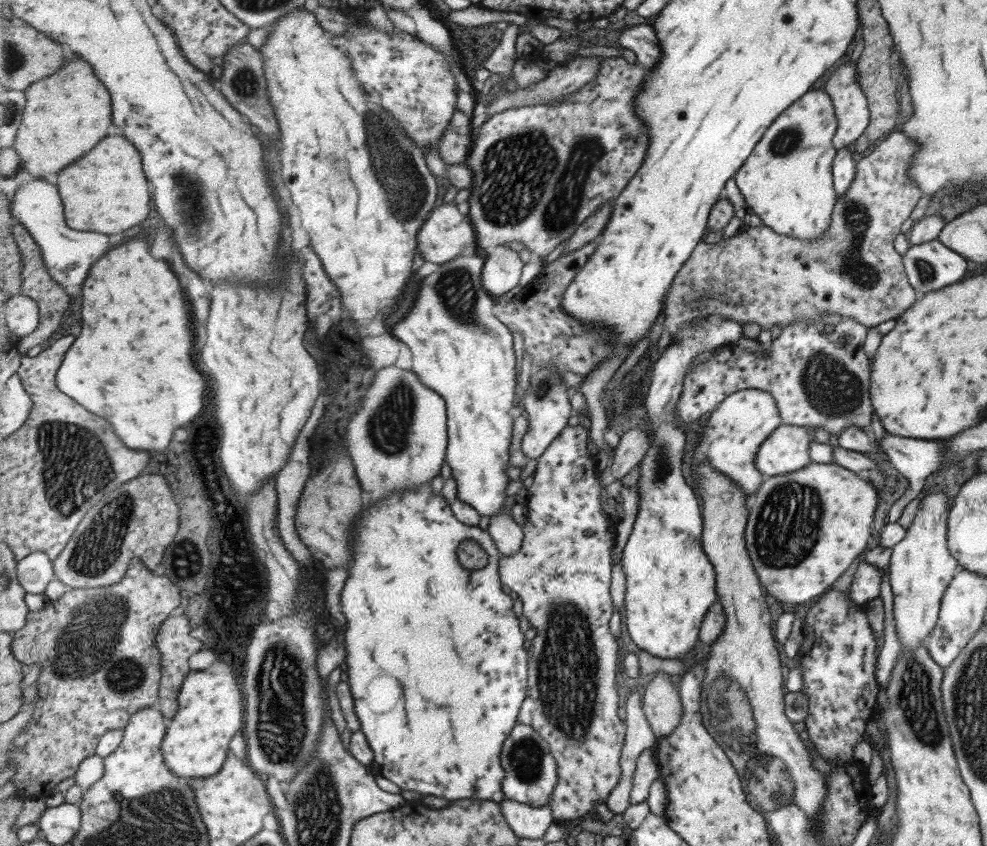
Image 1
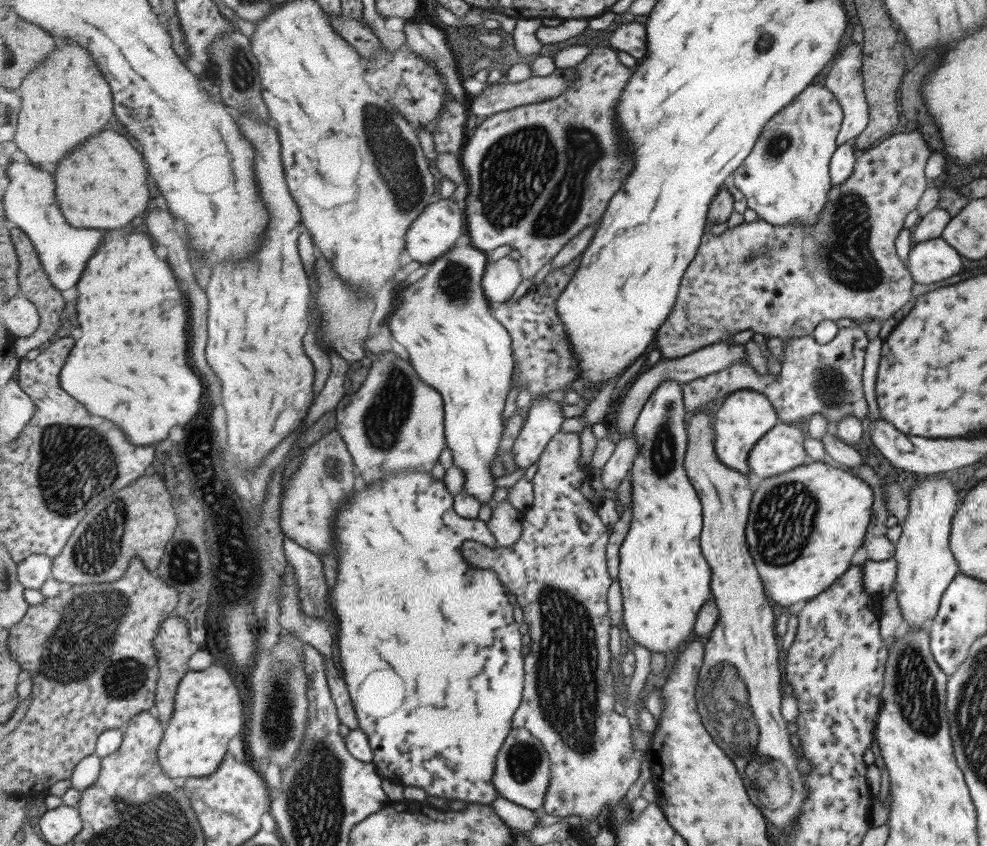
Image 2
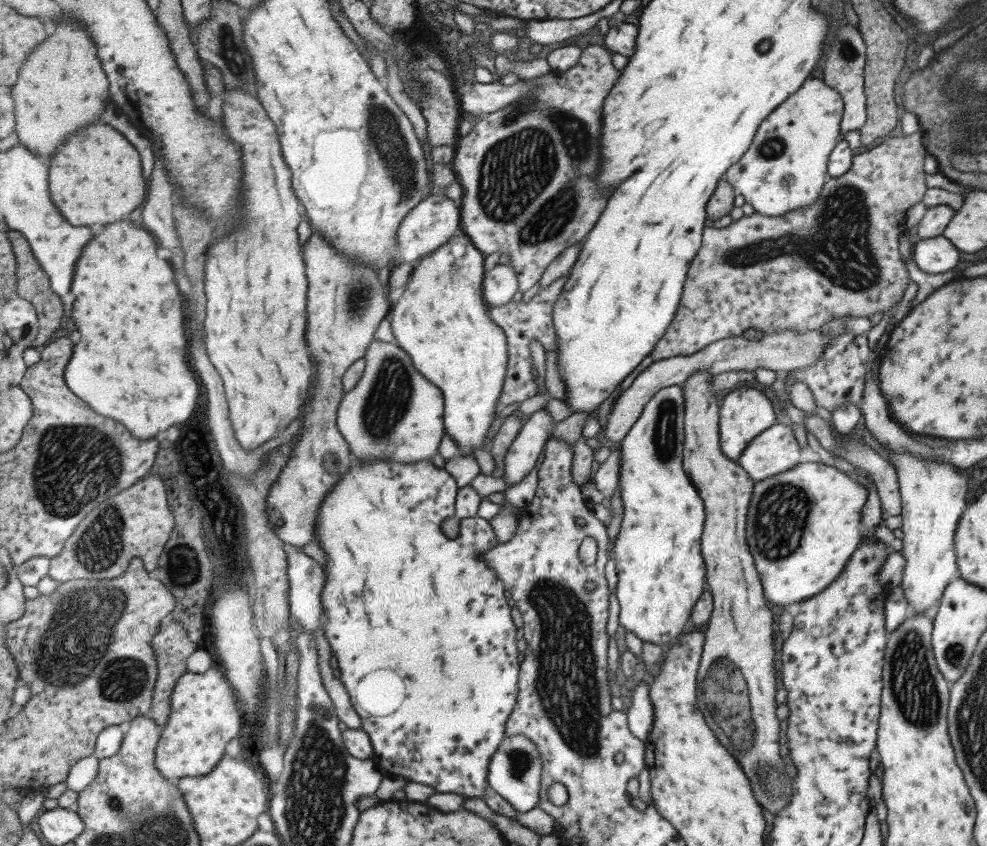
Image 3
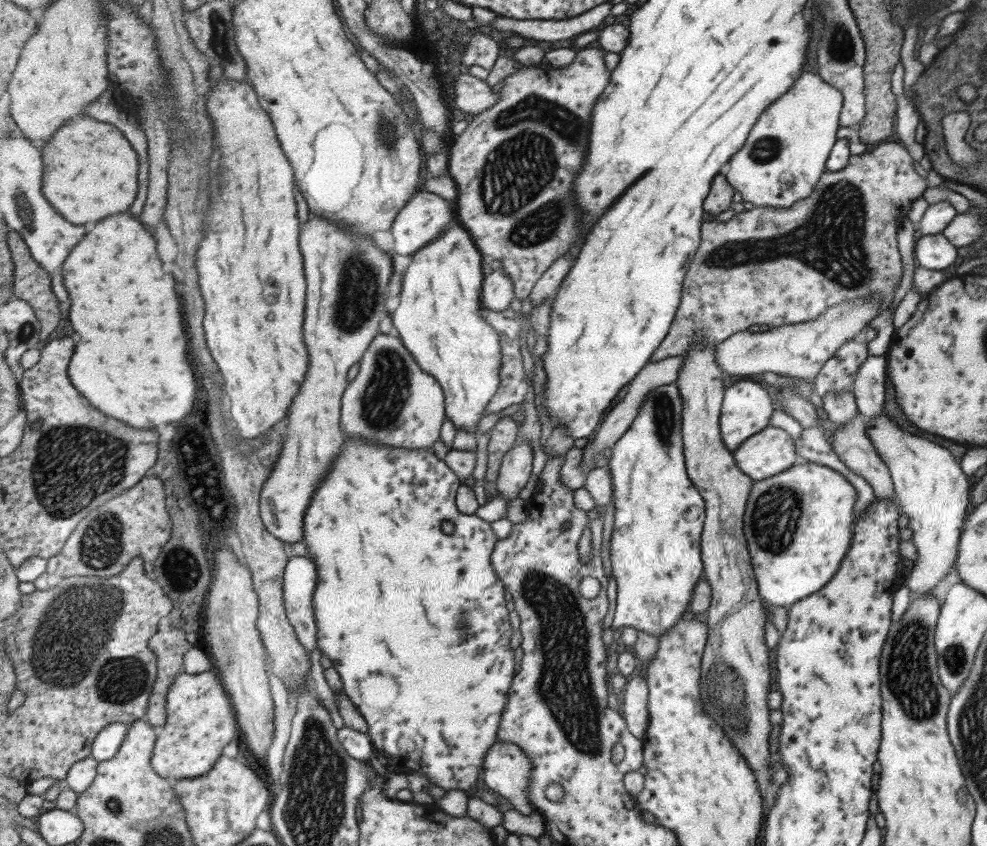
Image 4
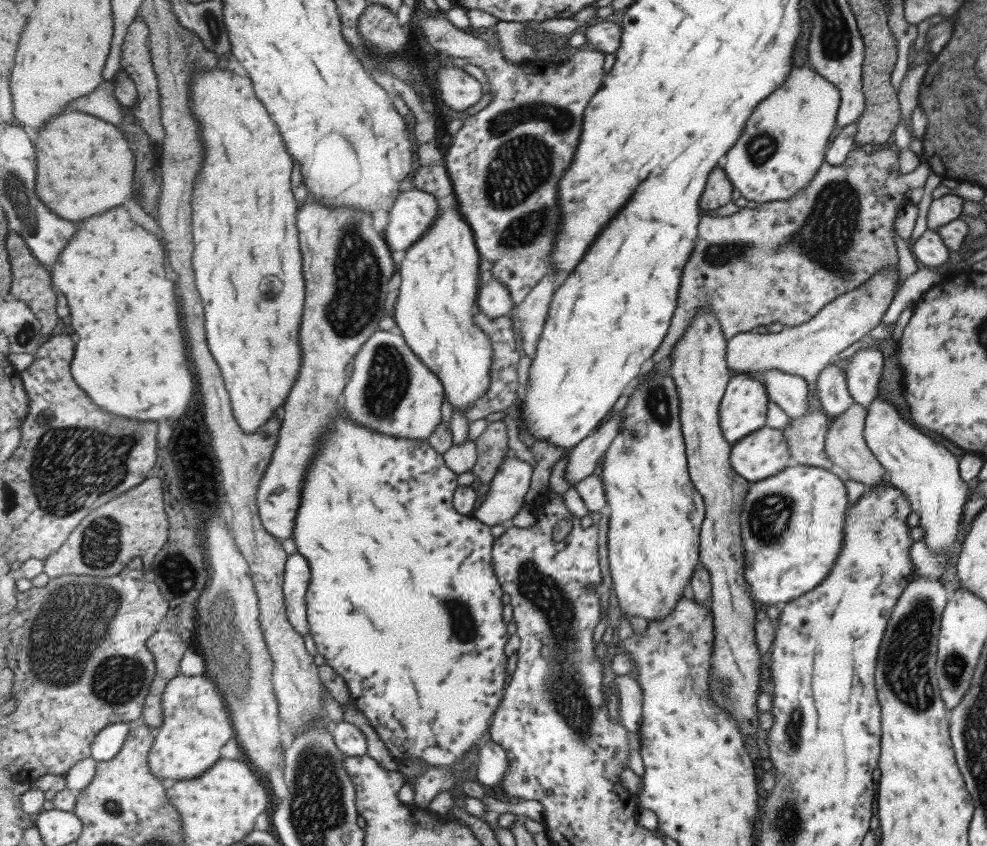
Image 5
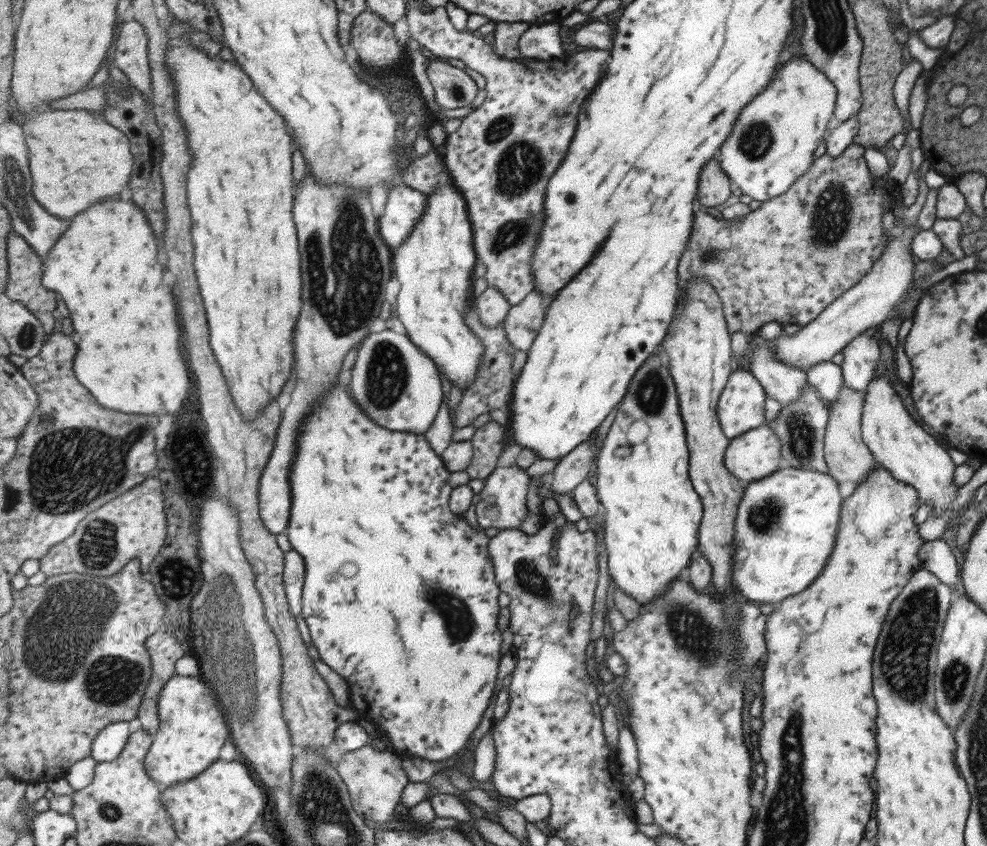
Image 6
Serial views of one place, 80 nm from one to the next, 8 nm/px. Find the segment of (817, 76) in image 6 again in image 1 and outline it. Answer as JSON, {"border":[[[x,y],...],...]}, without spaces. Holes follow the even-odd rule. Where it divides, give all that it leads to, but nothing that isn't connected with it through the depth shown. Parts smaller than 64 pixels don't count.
{"border":[[[823,89],[811,90],[763,134],[763,142],[734,176],[750,212],[773,232],[801,241],[818,241],[826,233],[836,199],[831,174],[836,150],[831,139],[837,121],[829,95]]]}

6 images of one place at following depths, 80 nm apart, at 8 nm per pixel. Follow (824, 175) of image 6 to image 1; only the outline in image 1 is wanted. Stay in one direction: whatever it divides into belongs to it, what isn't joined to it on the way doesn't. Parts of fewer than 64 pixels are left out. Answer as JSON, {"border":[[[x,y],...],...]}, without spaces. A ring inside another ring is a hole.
{"border":[[[893,130],[887,136],[881,138],[878,146],[875,146],[869,154],[863,156],[855,163],[854,177],[849,183],[845,194],[836,195],[830,214],[829,226],[826,228],[826,233],[818,241],[801,241],[798,238],[777,234],[771,230],[771,227],[763,224],[756,227],[744,227],[737,234],[722,239],[716,245],[707,244],[703,240],[702,244],[699,244],[698,248],[694,250],[690,260],[686,262],[686,266],[679,271],[679,275],[675,278],[674,284],[667,296],[666,317],[663,329],[665,328],[670,334],[670,343],[673,341],[673,338],[678,336],[679,332],[682,332],[683,328],[691,325],[691,322],[696,322],[698,318],[710,316],[711,314],[723,315],[725,318],[741,324],[744,324],[744,322],[754,322],[761,329],[773,332],[781,331],[781,328],[789,325],[796,318],[806,318],[807,322],[819,324],[820,314],[823,314],[823,312],[850,318],[866,327],[873,327],[891,319],[895,320],[896,316],[907,310],[909,305],[913,304],[913,301],[917,298],[914,288],[907,282],[907,277],[903,270],[902,256],[893,249],[892,245],[893,239],[899,234],[899,226],[911,214],[911,210],[913,210],[917,200],[920,198],[920,190],[913,181],[908,179],[908,174],[906,173],[916,148],[918,148],[916,142],[912,141],[909,137],[903,136],[903,132],[898,130]]]}

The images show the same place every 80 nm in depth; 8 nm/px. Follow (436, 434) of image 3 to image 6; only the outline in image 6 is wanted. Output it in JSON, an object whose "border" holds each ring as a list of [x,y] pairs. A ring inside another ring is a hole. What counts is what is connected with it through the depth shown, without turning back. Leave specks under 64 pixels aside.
{"border":[[[386,328],[380,332],[371,333],[361,344],[357,351],[357,357],[354,367],[348,376],[350,387],[357,402],[366,410],[366,413],[374,418],[379,424],[396,431],[407,431],[412,433],[426,433],[430,426],[434,424],[435,419],[438,417],[439,409],[442,407],[443,402],[443,380],[439,378],[439,369],[435,361],[427,354],[425,354],[416,344],[411,340],[407,334],[399,334],[393,329]]]}

